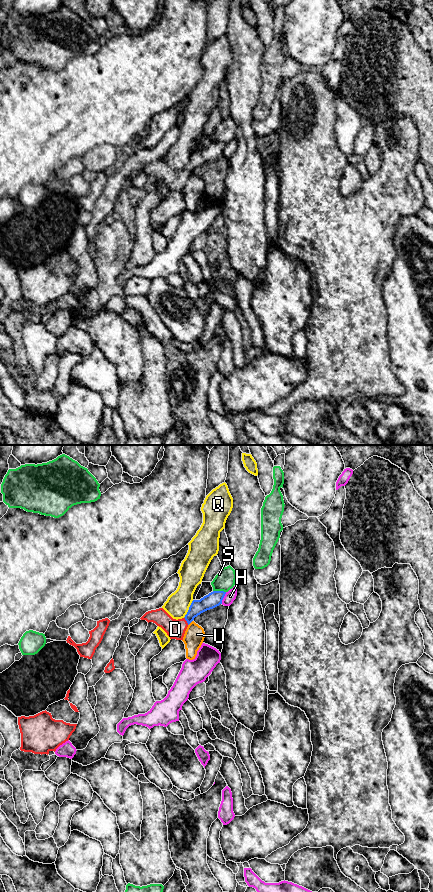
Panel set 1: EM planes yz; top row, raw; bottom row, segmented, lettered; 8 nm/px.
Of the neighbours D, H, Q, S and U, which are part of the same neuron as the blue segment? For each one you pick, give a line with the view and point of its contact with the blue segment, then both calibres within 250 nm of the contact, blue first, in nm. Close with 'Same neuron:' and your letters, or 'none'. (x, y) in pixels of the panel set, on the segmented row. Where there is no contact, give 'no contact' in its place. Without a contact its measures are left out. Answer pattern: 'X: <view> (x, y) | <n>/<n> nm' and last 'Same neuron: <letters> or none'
Same neuron: none

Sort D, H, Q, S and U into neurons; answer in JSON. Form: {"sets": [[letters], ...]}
{"sets": [["D"], ["H"], ["Q"], ["S"], ["U"]]}

